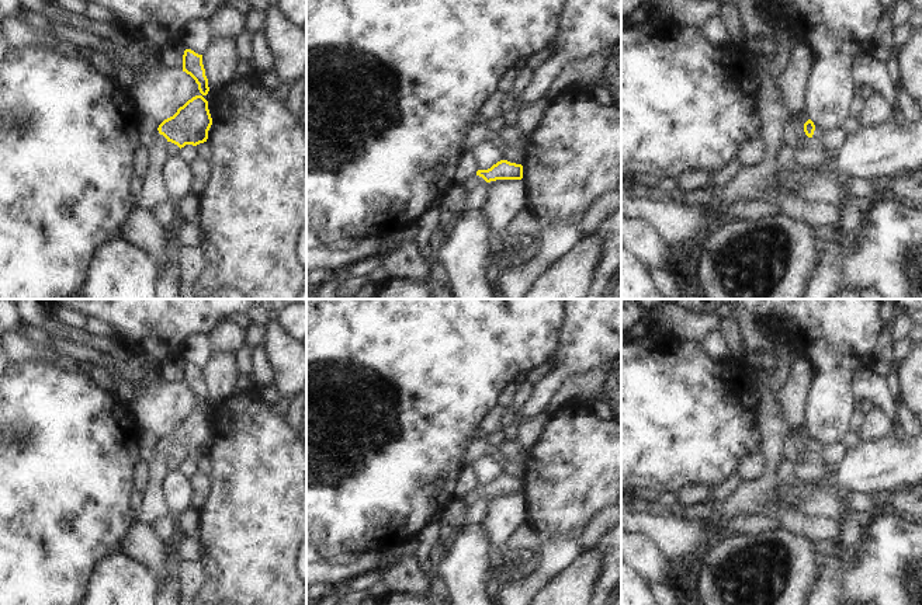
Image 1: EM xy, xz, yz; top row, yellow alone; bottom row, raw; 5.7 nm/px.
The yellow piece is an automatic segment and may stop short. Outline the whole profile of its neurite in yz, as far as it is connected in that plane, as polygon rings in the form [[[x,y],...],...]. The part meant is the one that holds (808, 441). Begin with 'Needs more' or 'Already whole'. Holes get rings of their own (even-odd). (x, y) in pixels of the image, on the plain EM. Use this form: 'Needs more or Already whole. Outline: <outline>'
Needs more. Outline: [[[808,434],[804,446],[811,453],[803,465],[796,465],[794,470],[804,486],[804,503],[800,510],[810,517],[838,518],[843,511],[843,491],[835,490],[829,483],[819,486],[817,481],[826,479],[836,466],[825,465],[825,448],[815,442]]]

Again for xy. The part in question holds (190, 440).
Needs more. Outline: [[[202,410],[188,414],[173,431],[159,439],[159,452],[148,462],[149,480],[146,488],[138,500],[139,514],[136,519],[141,524],[150,526],[156,519],[170,514],[163,498],[163,479],[169,473],[166,458],[171,456],[180,463],[186,459],[204,458],[208,453],[211,439],[208,415]]]

